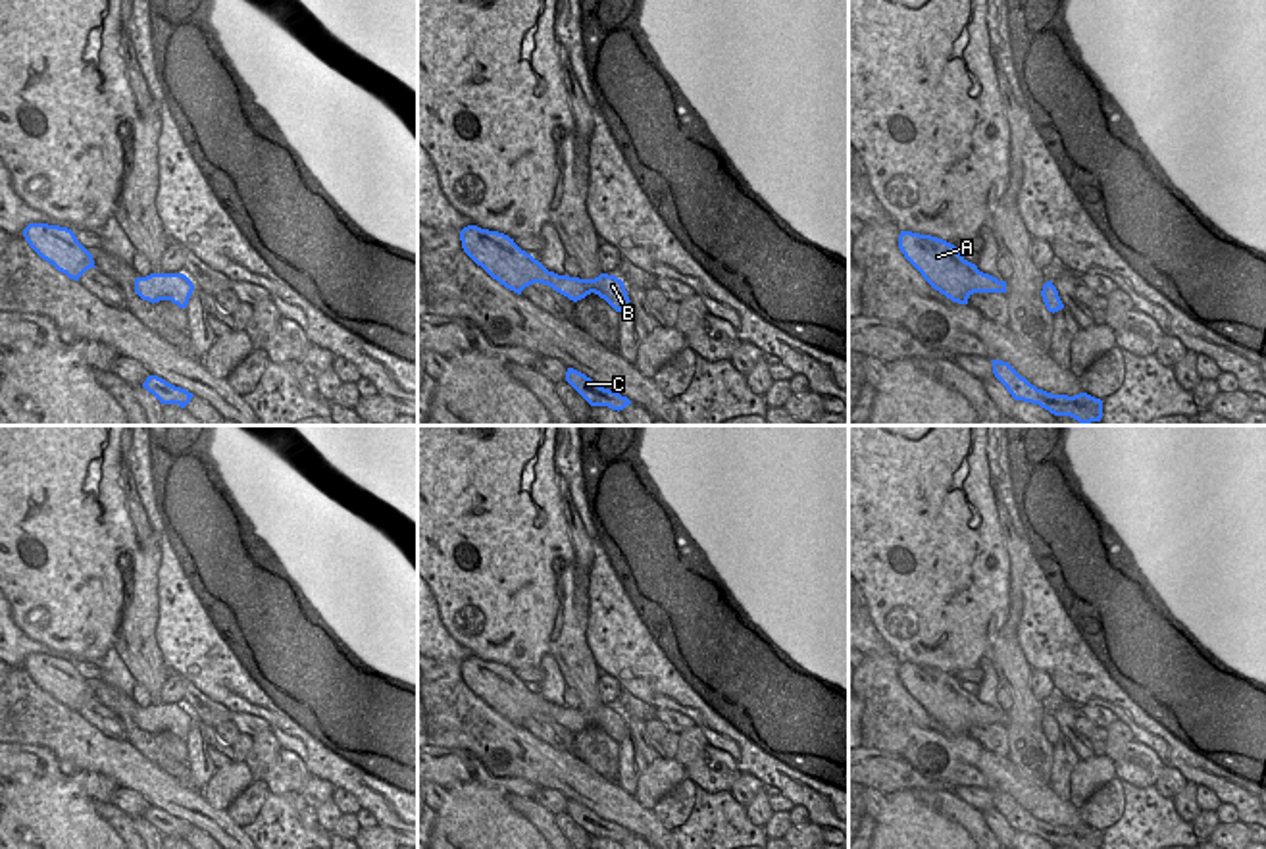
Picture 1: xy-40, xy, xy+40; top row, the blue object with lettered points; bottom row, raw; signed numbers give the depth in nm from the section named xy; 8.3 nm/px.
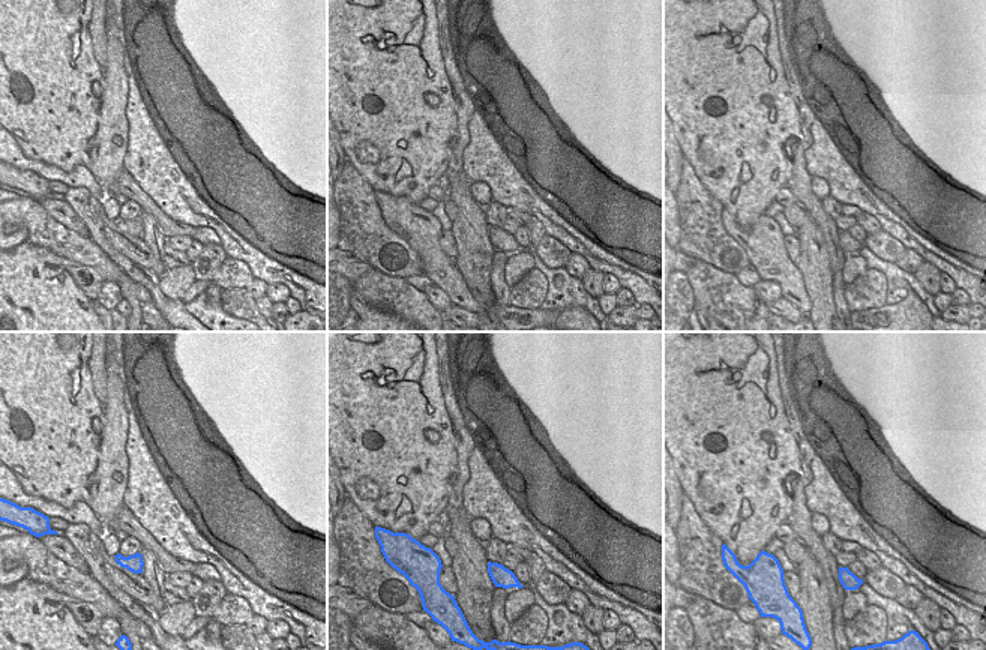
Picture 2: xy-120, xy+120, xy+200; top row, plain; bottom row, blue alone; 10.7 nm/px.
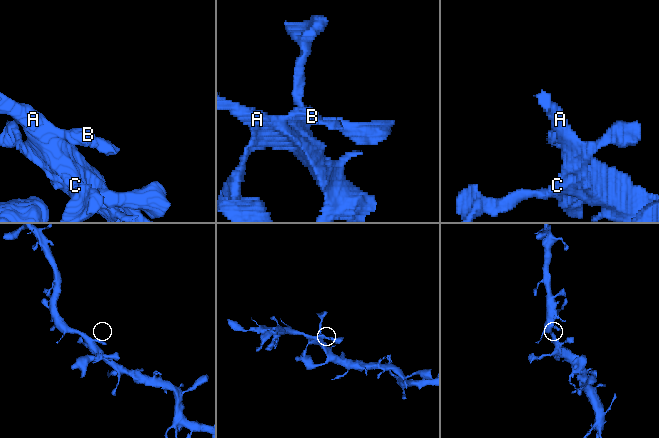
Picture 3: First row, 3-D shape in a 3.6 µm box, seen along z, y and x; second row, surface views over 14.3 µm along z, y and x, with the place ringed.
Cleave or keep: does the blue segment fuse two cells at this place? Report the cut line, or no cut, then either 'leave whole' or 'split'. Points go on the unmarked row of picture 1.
no cut; leave whole

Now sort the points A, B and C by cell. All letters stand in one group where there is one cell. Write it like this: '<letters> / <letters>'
A B C

